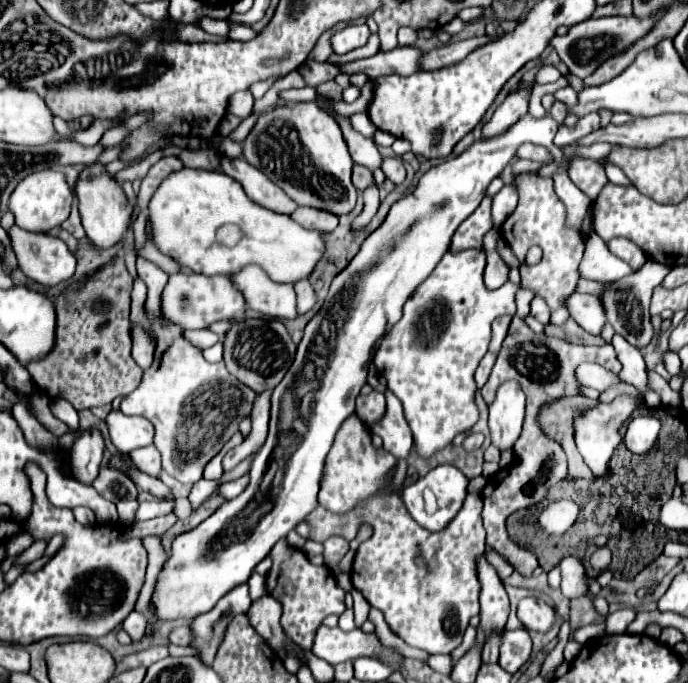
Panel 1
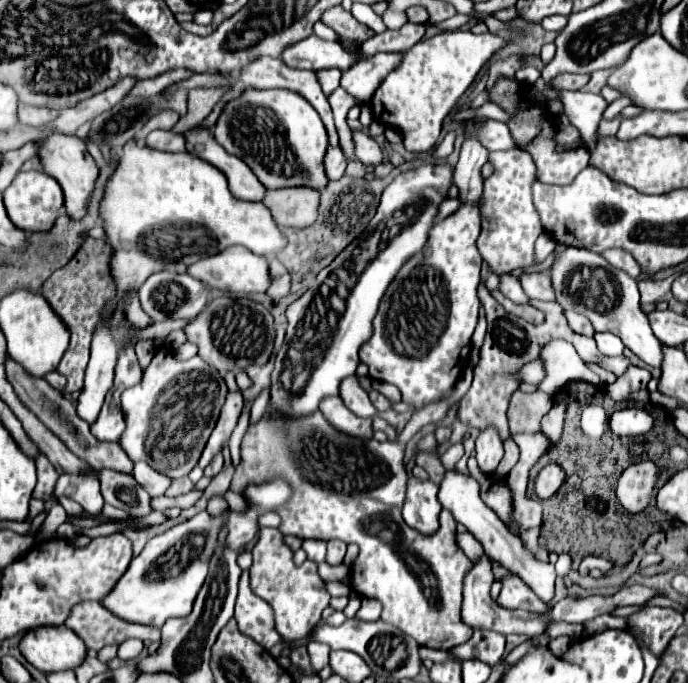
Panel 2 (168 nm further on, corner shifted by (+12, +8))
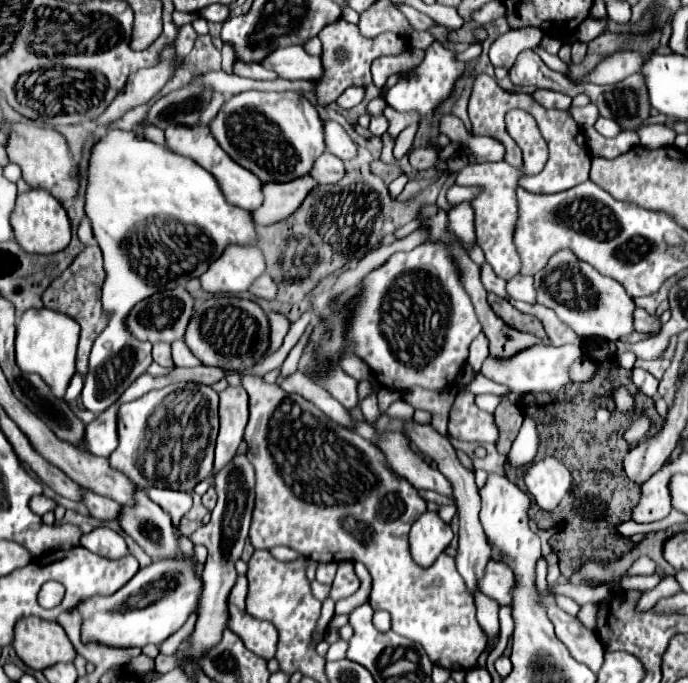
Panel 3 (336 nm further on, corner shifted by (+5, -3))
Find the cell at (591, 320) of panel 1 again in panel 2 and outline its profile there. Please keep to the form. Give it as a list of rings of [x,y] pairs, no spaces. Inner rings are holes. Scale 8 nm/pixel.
[[[532,271],[520,277],[522,289],[526,291],[526,295],[530,299],[540,299],[540,301],[556,301],[556,293],[552,289],[552,281],[548,277],[548,273],[542,271]]]

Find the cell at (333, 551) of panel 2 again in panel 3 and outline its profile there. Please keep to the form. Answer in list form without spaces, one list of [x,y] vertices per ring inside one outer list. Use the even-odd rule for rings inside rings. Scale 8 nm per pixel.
[[[339,562],[337,576],[333,580],[329,596],[337,602],[341,598],[347,598],[347,596],[355,594],[357,590],[359,590],[359,578],[357,578],[357,574],[353,570],[353,562]]]

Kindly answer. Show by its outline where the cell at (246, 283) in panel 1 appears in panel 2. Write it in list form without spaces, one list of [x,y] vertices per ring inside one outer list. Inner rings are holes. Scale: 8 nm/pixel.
[[[238,245],[230,247],[230,249],[224,249],[222,253],[214,255],[214,257],[192,263],[188,267],[188,275],[200,279],[202,283],[206,283],[214,289],[228,291],[228,293],[244,293],[244,295],[248,295],[248,293],[266,293],[270,283],[272,283],[268,261],[264,257],[254,255],[250,249],[244,249],[244,247],[238,247]]]

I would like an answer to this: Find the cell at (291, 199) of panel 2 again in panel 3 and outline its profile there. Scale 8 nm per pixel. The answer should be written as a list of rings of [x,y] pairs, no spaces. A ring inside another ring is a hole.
[[[301,176],[291,182],[271,182],[263,184],[263,204],[259,210],[253,210],[255,224],[267,226],[287,218],[299,208],[303,198],[317,182],[311,176]]]

